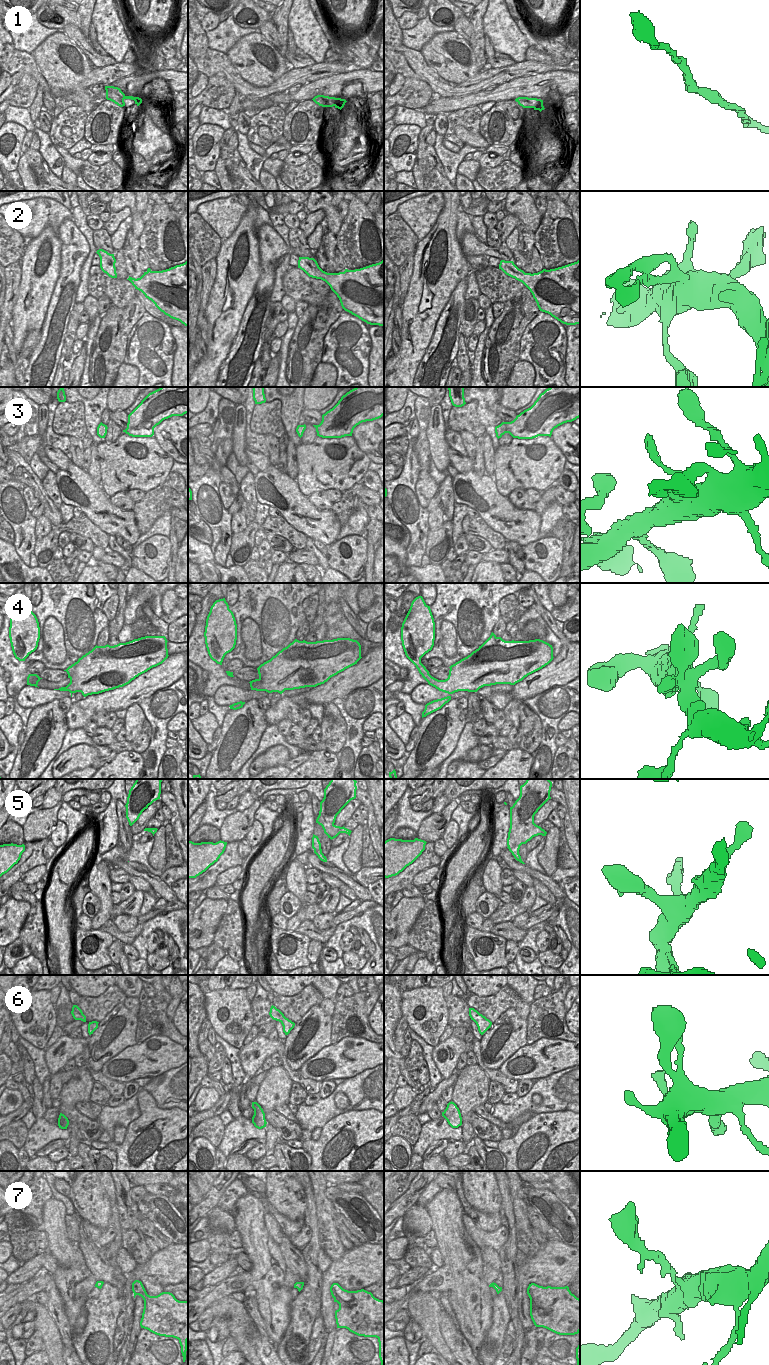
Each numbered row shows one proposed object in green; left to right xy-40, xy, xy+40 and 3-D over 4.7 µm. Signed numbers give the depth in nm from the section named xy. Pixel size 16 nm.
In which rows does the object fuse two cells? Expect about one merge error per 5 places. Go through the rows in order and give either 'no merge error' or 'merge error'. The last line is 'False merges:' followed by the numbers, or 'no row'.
1: no merge error
2: merge error
3: no merge error
4: no merge error
5: no merge error
6: no merge error
7: no merge error
False merges: 2

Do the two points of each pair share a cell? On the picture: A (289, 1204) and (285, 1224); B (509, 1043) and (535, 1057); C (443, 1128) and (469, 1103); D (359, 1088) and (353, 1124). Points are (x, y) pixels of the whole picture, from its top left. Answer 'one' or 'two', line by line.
A: two
B: two
C: two
D: two

